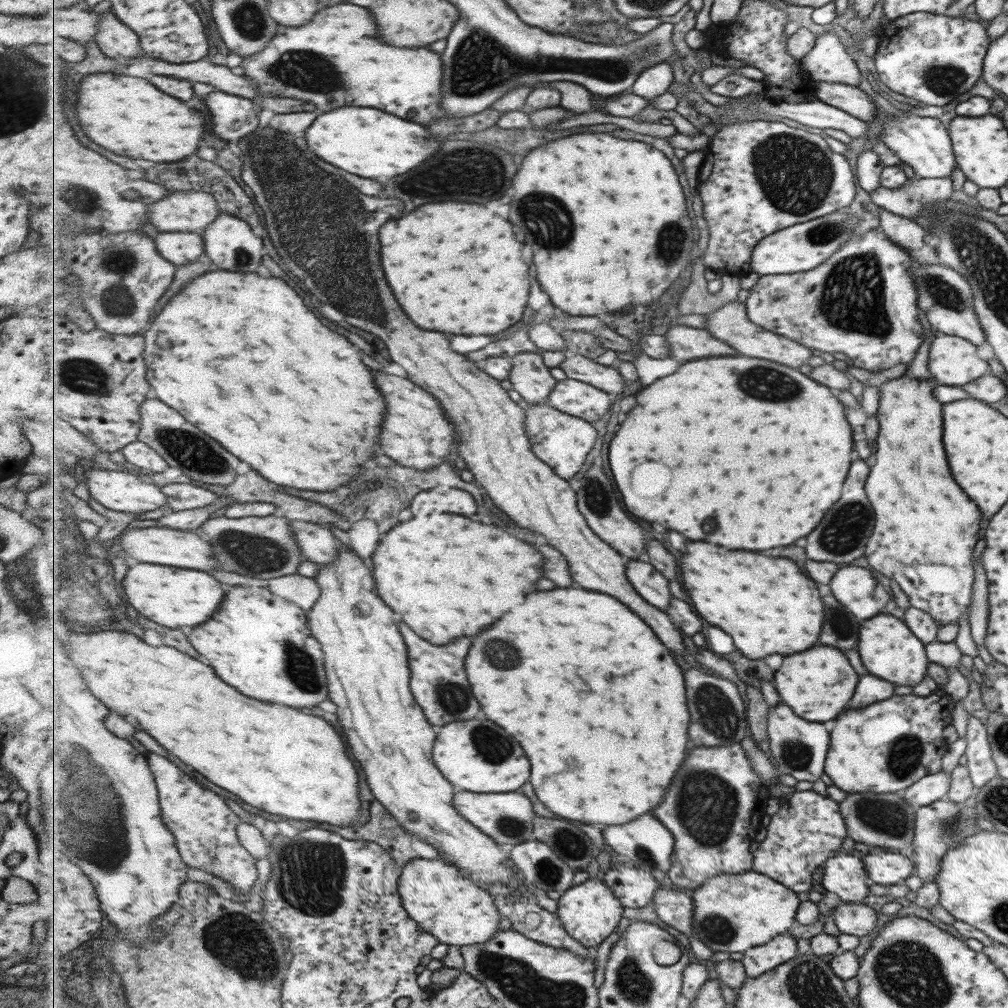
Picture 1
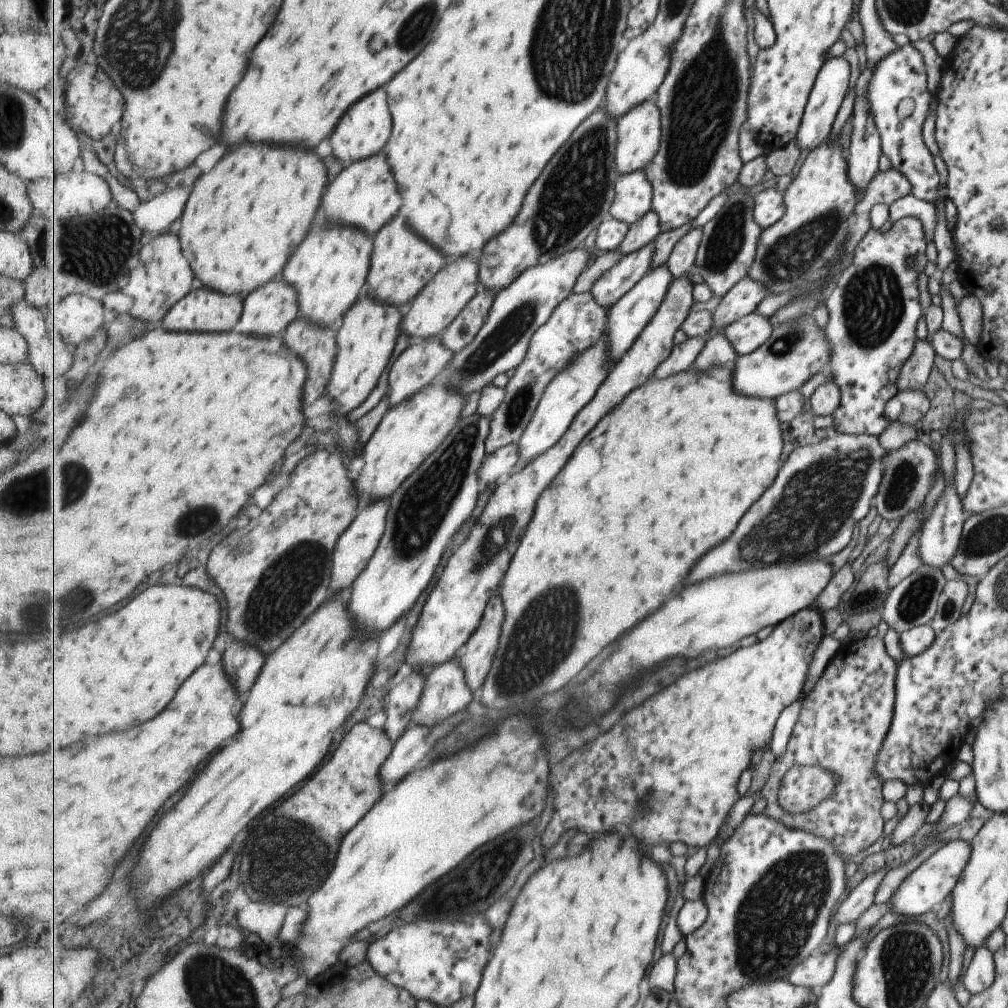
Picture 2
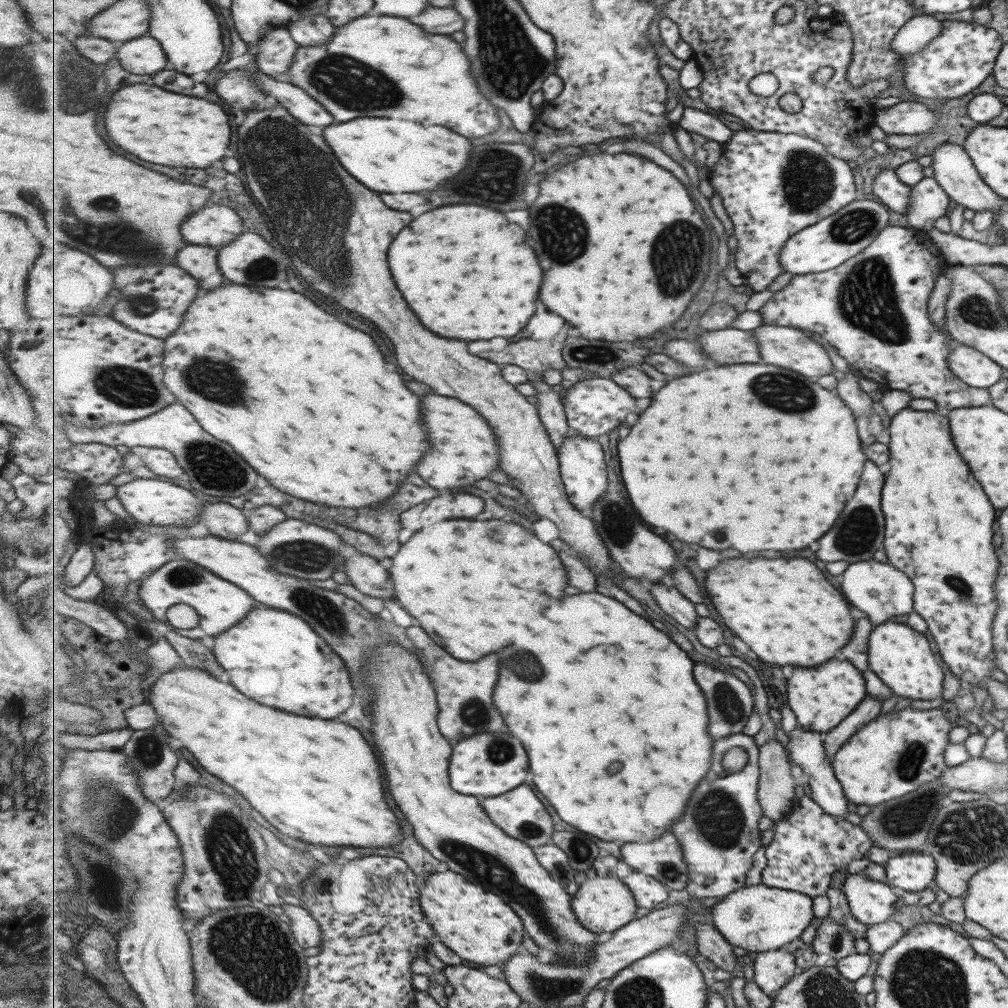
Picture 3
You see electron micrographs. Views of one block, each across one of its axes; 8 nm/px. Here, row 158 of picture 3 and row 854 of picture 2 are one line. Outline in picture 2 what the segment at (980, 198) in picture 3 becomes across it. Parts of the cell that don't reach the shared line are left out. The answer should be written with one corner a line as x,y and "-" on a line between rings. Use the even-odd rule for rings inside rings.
959,839
947,841
926,860
924,860
899,886
890,896
891,912
899,914
901,919
918,919
921,913
926,911
934,911
939,904
951,892
955,886
961,871
970,855
970,843

